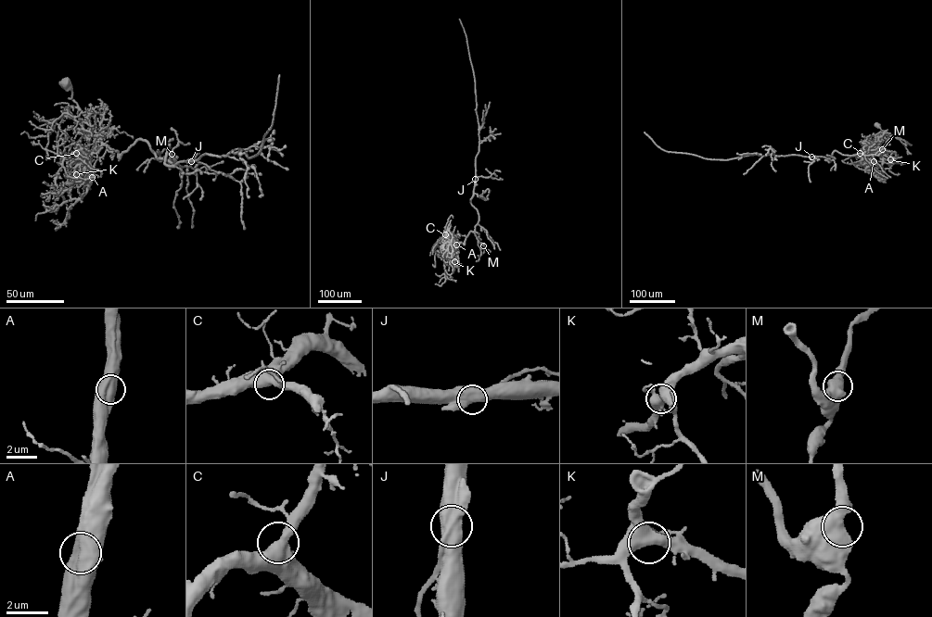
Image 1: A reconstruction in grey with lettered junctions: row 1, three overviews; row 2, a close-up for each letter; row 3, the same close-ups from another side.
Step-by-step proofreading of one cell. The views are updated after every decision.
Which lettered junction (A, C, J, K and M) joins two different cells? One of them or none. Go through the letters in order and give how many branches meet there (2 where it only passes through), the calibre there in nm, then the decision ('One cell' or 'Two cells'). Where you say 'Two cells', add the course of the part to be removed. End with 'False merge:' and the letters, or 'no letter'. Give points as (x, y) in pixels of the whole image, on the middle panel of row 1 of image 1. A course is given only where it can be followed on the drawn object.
A: Branches: 2. Thickness 650 nm. One cell
C: Branches: 2. Thickness 600 nm. One cell
J: Branches: 2. Thickness 600 nm. Two cells
K: Branches: 2. Thickness 650 nm. One cell
M: Branches: 2. Thickness 600 nm. One cell
False merge: J

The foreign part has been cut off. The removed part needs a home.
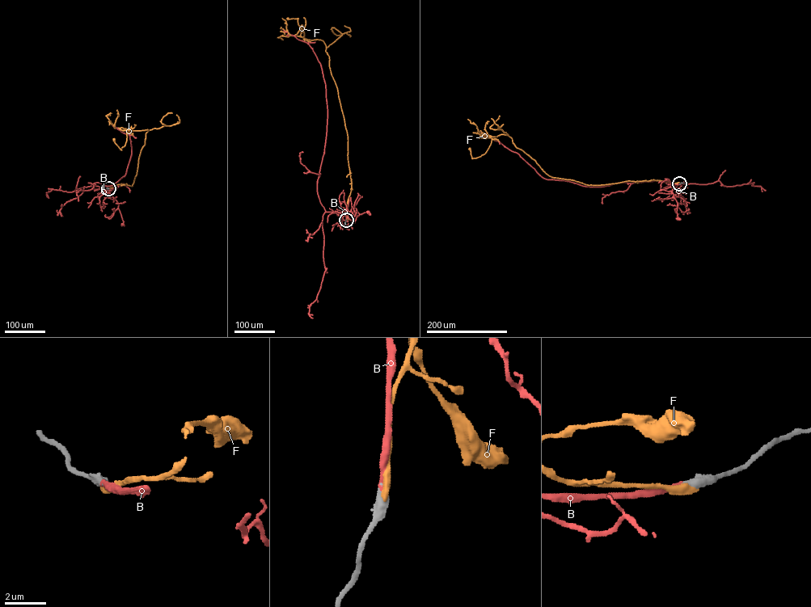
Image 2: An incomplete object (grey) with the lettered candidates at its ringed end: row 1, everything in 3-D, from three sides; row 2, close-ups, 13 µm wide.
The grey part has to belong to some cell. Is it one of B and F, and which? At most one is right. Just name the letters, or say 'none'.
B

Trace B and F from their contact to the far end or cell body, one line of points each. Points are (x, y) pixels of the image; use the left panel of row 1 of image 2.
B: (108, 188), (107, 191), (118, 204), (124, 225), (122, 224)
F: (108, 188), (121, 183), (132, 186), (148, 130), (125, 128), (126, 141), (121, 149), (113, 140)

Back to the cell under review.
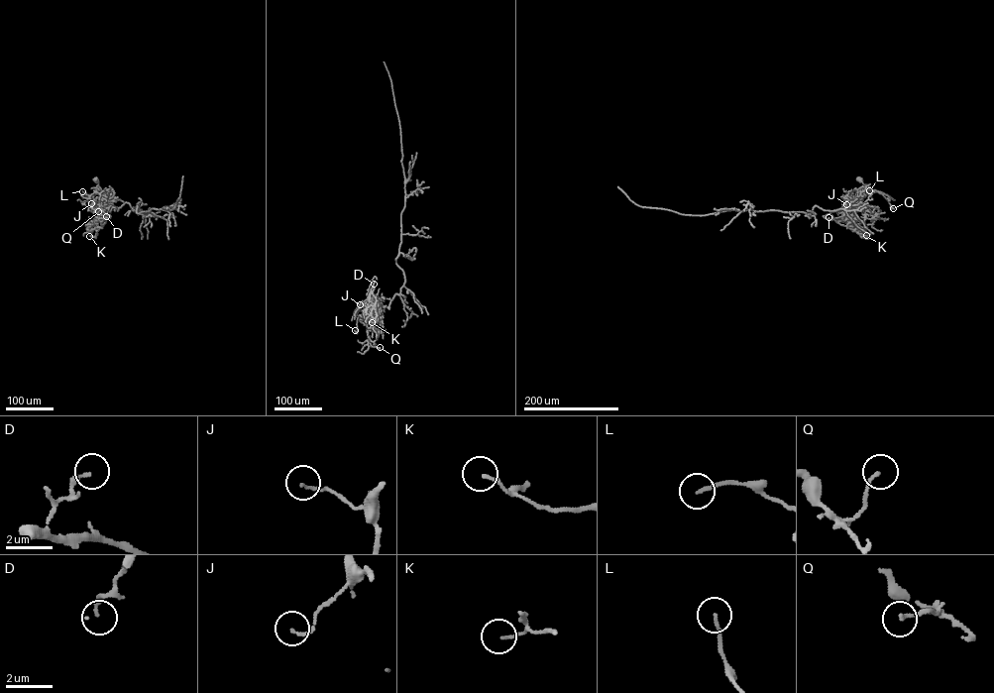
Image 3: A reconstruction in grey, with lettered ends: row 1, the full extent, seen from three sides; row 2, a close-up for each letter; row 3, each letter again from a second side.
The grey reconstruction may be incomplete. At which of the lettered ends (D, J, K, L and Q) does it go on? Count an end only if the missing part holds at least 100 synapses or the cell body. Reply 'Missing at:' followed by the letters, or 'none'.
Missing at: none

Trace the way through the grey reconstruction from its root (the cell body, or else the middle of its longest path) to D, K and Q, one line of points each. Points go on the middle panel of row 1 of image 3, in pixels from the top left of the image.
D: (360, 318), (365, 319), (367, 325), (380, 307), (369, 298), (365, 300), (374, 284)
K: (360, 318), (365, 319), (367, 325), (380, 307), (378, 305), (381, 308), (378, 301), (377, 321), (372, 322)
Q: (360, 318), (365, 319), (366, 325), (370, 321), (366, 327), (371, 345), (380, 347)

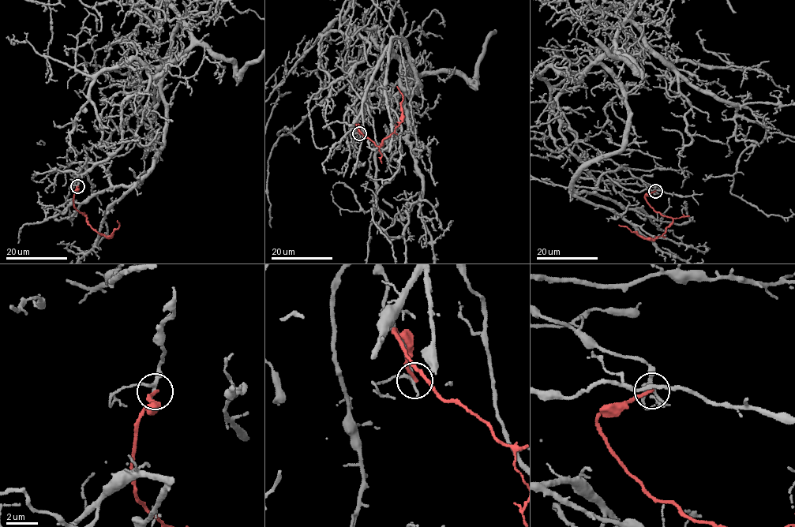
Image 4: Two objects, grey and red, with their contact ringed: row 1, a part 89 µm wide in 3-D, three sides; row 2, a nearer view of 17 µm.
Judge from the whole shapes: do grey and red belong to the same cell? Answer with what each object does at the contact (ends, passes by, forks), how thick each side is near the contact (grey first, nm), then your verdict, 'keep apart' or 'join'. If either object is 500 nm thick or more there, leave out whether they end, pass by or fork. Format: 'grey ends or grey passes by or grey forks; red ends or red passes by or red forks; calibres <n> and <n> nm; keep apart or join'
grey forks; red ends; calibres 170 and 200 nm; keep apart

